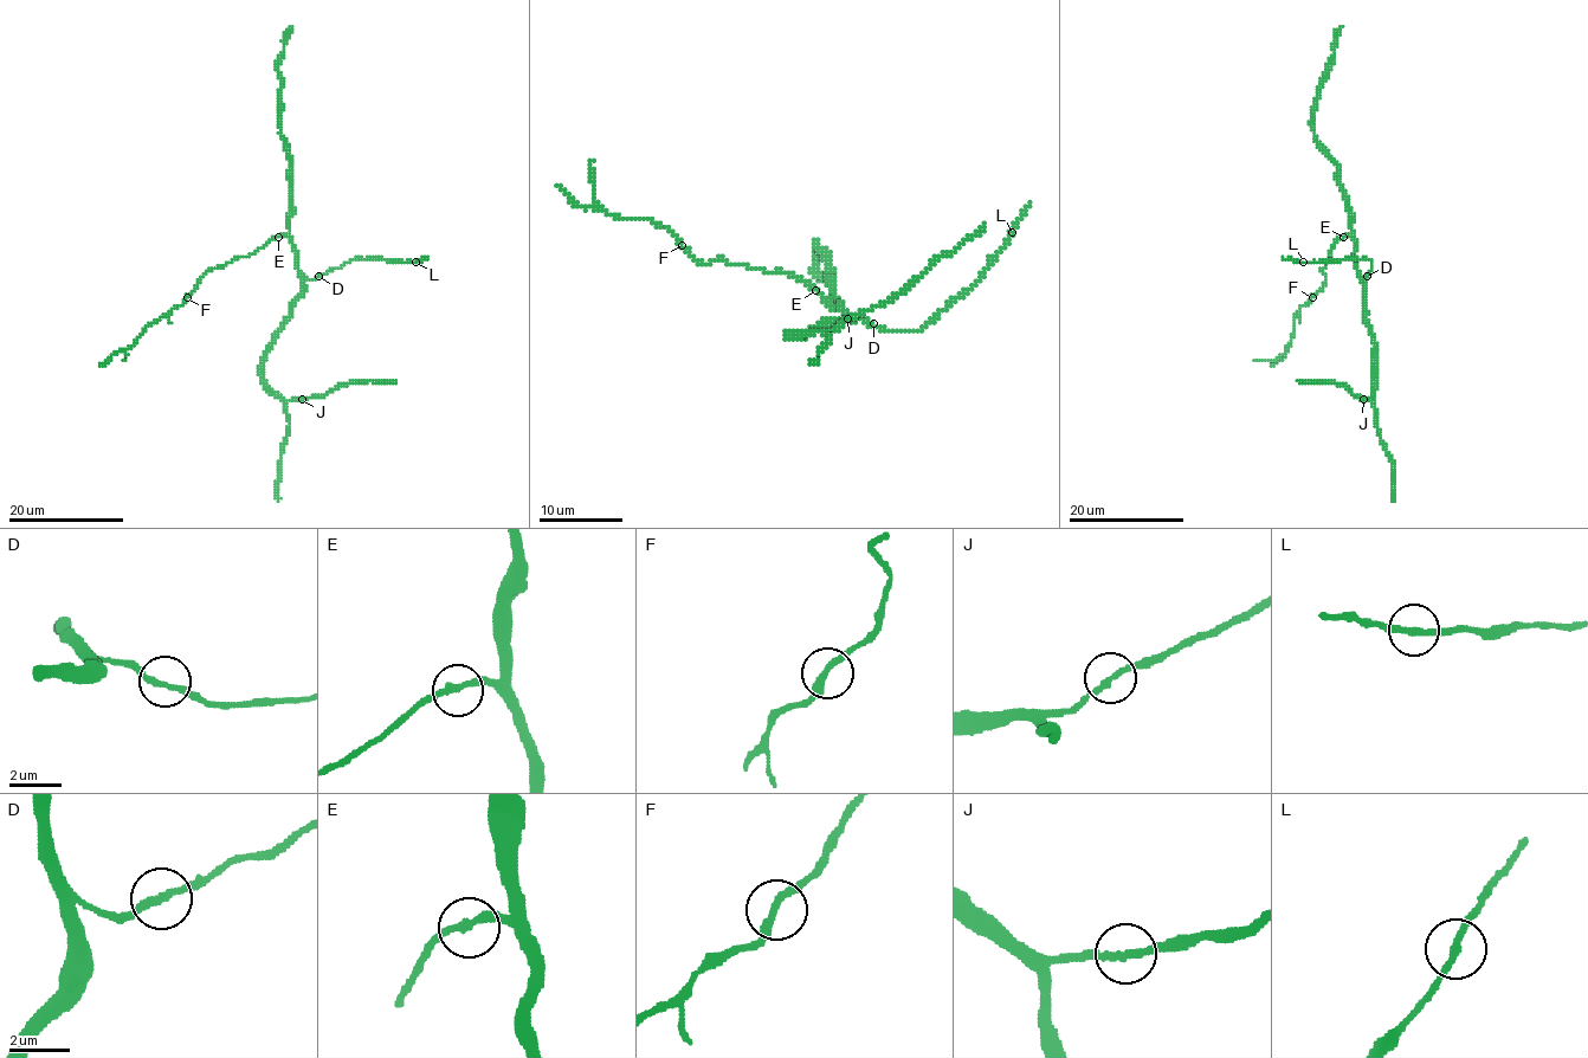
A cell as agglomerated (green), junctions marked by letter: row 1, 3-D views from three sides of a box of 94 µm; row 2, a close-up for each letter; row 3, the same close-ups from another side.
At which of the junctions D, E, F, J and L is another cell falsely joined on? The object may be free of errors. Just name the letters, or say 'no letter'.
no letter

